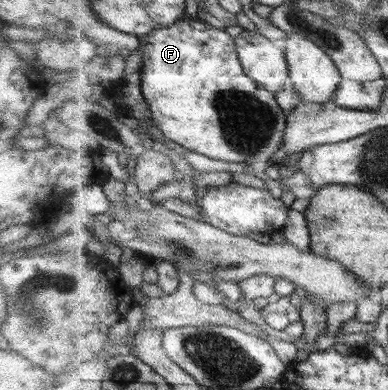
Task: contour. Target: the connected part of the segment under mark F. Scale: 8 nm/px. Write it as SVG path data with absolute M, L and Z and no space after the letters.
M196 17L195 20L180 19L174 25L168 27L159 27L152 31L152 34L148 34L145 37L147 45L143 50L142 66L140 67L143 73L142 79L144 97L147 99L151 107L151 113L153 117L153 123L157 129L160 129L162 133L172 140L173 142L183 146L187 150L195 151L205 155L212 159L218 159L220 161L226 161L229 163L246 163L251 165L252 163L258 163L258 161L265 161L270 164L271 157L280 149L283 144L283 137L285 129L287 128L287 121L289 114L286 113L279 105L275 96L275 93L260 87L243 68L239 53L237 52L236 39L228 33L210 26L208 23L201 21Z

